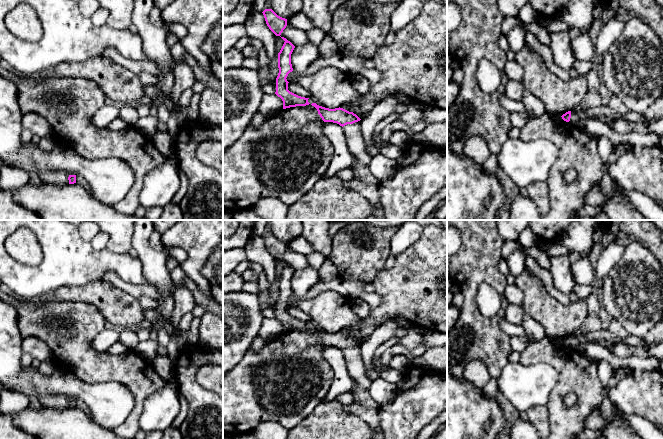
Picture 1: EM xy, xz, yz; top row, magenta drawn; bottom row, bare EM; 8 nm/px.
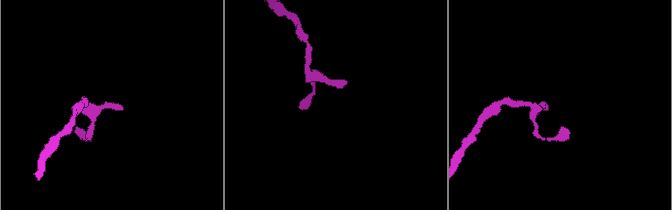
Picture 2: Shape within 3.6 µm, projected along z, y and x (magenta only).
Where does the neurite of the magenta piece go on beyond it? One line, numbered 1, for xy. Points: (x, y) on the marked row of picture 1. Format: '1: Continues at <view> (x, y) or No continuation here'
1: No continuation here

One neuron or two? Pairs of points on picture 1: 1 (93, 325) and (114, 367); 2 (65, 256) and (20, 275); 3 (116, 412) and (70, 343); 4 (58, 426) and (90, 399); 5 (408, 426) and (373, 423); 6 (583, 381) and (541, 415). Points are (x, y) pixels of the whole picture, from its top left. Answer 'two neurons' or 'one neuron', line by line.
1: one neuron
2: one neuron
3: two neurons
4: two neurons
5: two neurons
6: two neurons

